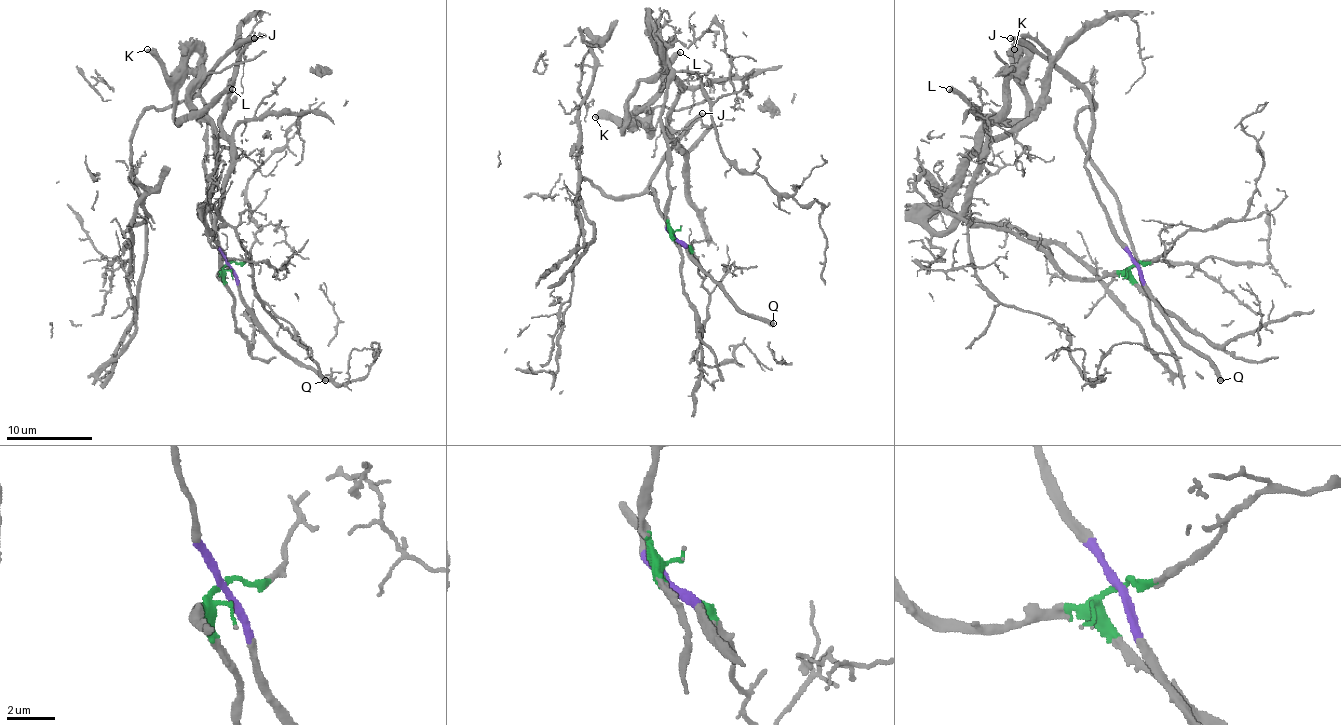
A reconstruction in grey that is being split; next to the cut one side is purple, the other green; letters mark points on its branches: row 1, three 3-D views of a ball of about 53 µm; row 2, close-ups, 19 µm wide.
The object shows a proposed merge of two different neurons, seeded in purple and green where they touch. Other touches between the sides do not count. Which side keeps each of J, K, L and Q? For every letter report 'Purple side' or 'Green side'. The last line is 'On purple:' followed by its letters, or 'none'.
J: Purple side
K: Green side
L: Green side
Q: Purple side
On purple: J, Q

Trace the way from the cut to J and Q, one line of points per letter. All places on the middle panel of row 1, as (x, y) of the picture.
J: (676, 240), (659, 214), (653, 188), (655, 194), (648, 190), (648, 181), (661, 158), (702, 112)
Q: (676, 240), (743, 311), (774, 324)

